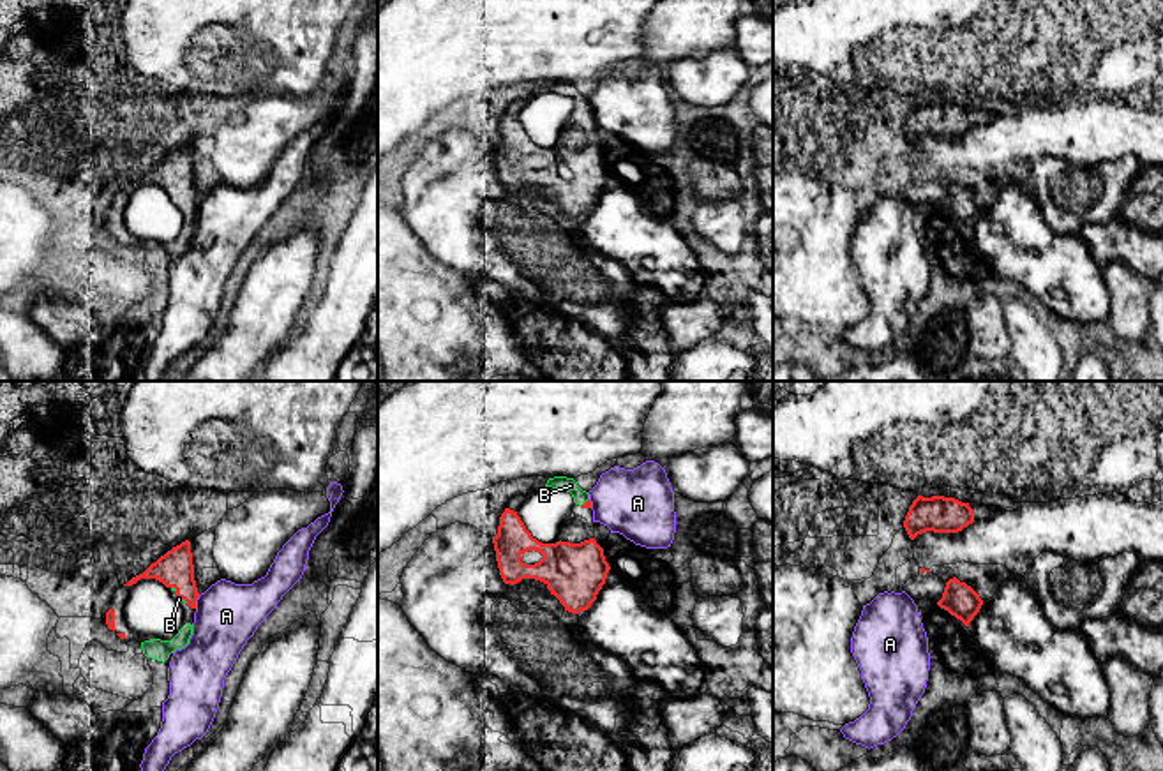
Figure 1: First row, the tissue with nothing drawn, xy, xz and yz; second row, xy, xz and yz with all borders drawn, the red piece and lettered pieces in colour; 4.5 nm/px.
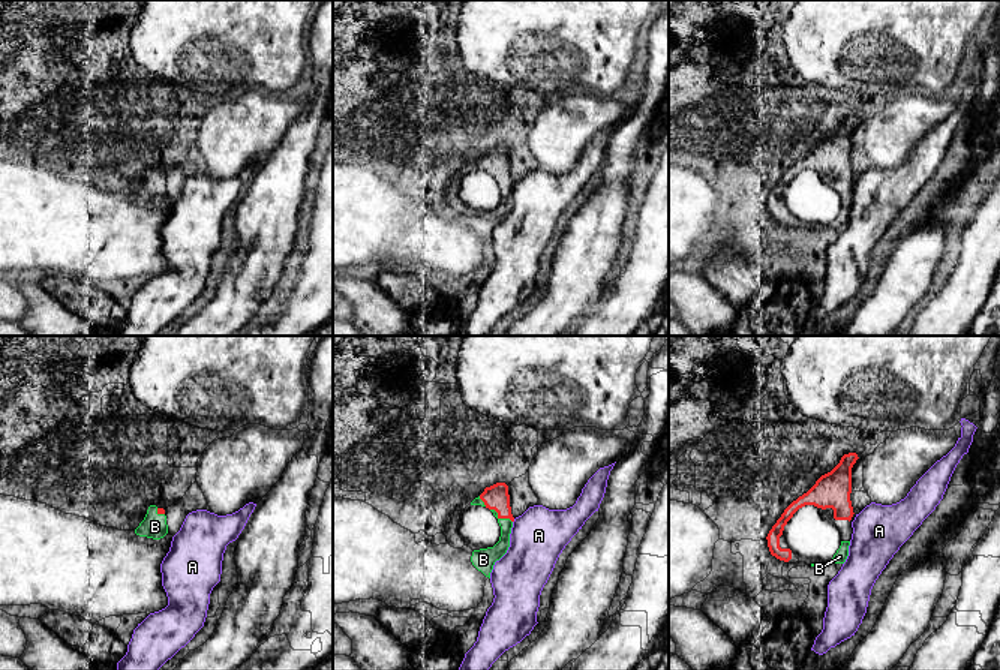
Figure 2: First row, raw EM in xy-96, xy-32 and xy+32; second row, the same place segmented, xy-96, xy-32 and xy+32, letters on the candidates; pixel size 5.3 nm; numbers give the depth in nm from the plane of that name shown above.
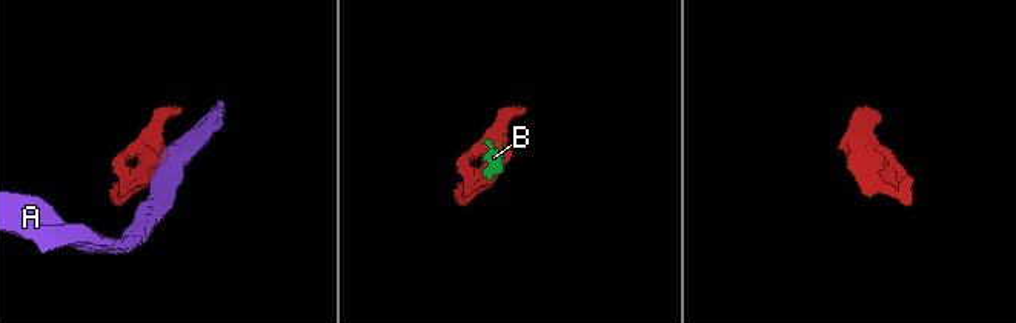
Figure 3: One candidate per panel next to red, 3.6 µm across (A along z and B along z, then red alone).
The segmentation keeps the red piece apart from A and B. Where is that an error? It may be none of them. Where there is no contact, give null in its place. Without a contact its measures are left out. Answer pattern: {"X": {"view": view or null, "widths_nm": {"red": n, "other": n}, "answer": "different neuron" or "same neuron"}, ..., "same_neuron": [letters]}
{"A": {"view": "xy", "widths_nm": {"red": 170, "other": 300}, "answer": "different neuron"}, "B": {"view": "xy", "widths_nm": {"red": 170, "other": 20}, "answer": "same neuron"}, "same_neuron": ["B"]}

